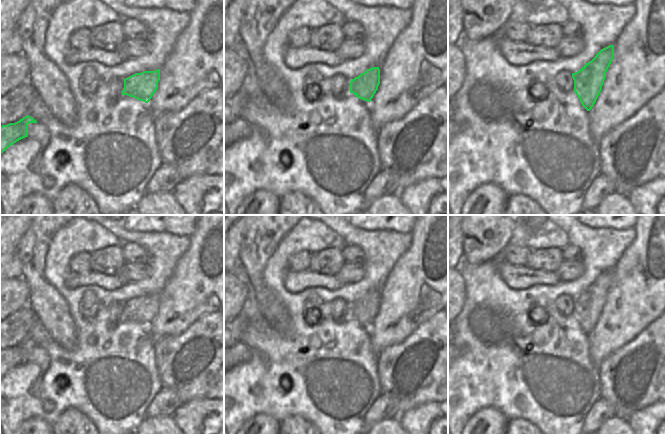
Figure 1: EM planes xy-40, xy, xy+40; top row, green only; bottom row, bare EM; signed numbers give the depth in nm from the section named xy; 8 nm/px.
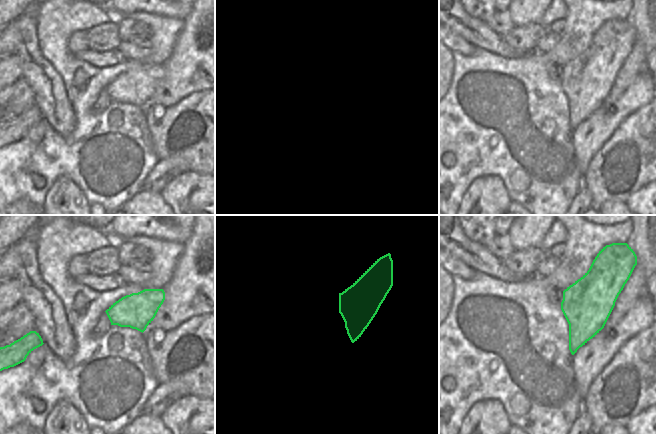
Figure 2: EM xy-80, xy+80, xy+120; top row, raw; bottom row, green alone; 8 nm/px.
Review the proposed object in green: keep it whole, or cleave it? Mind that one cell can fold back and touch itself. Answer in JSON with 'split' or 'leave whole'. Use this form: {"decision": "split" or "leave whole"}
{"decision": "split"}

